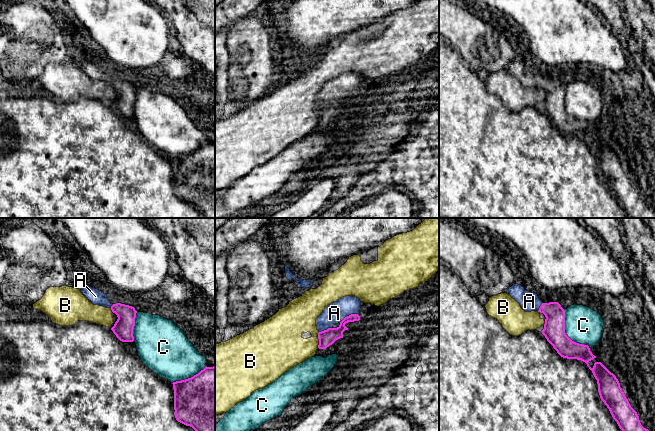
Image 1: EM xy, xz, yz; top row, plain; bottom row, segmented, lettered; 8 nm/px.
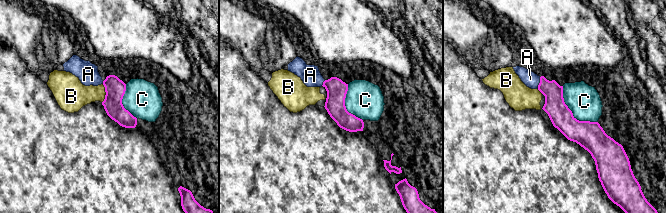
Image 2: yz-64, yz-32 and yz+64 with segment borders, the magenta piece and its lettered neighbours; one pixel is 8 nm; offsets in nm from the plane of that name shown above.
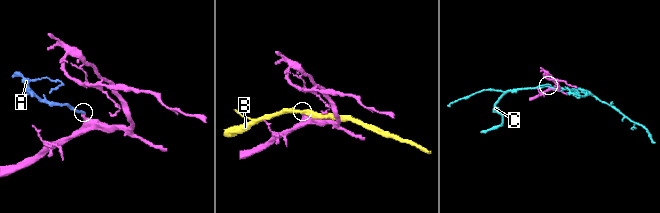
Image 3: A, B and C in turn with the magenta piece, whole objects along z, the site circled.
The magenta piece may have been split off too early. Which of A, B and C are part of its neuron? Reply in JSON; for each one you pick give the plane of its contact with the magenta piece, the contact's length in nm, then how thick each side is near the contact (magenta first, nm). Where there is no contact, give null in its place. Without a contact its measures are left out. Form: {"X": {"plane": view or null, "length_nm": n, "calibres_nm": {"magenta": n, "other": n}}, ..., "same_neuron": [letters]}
{"A": {"plane": "xz", "length_nm": 170, "calibres_nm": {"magenta": 130, "other": 160}}, "same_neuron": ["A"]}

